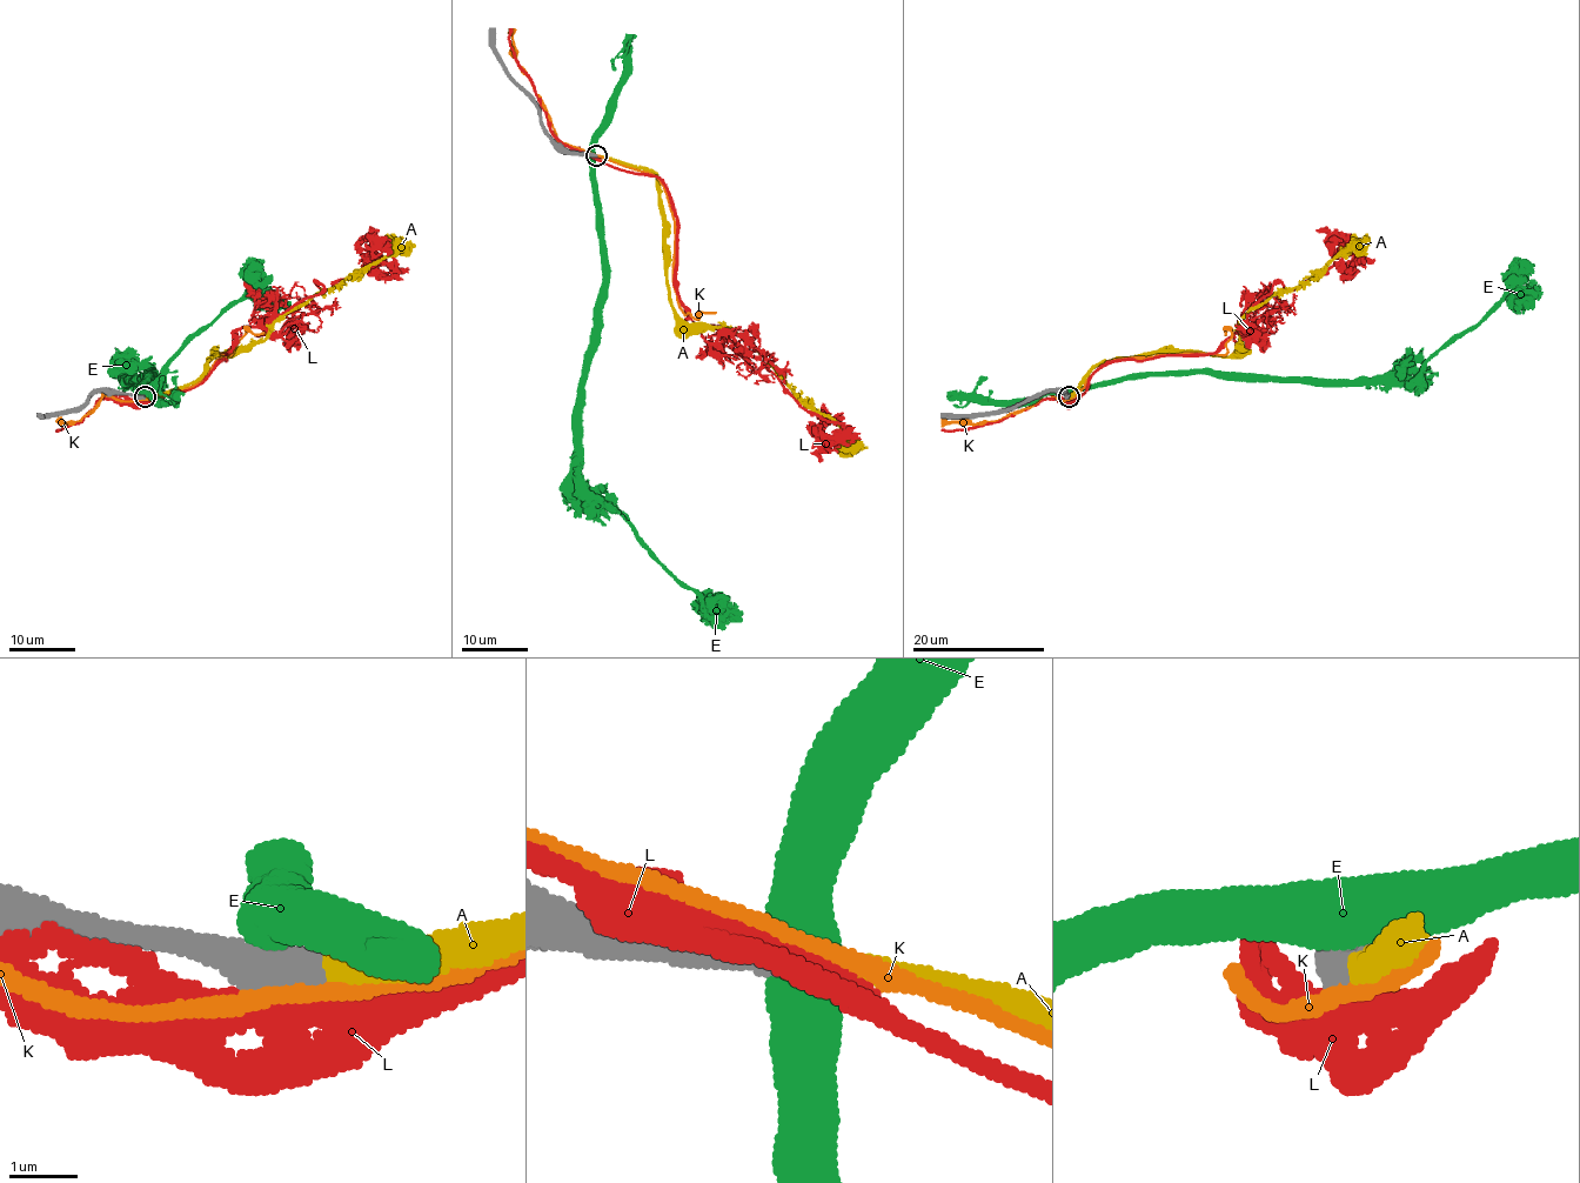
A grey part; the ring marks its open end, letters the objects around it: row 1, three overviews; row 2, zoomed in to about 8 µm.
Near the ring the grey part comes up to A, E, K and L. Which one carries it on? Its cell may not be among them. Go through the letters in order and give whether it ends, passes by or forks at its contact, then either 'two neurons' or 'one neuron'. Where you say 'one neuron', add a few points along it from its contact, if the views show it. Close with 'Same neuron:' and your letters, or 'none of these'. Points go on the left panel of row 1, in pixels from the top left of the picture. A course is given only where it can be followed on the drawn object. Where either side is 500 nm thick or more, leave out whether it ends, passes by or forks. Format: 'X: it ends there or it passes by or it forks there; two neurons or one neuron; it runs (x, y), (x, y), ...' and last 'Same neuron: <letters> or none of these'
A: it ends there; one neuron; it runs (144, 396), (191, 385), (214, 352), (227, 356), (259, 343), (312, 296), (376, 265), (399, 240), (395, 233)
E: two neurons
K: two neurons
L: two neurons
Same neuron: A

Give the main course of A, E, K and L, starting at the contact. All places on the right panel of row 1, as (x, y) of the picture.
A: (1068, 396), (1091, 369), (1126, 358), (1199, 352), (1229, 356), (1251, 312), (1300, 286), (1367, 233)
E: (1068, 394), (1192, 373), (1413, 380), (1498, 301), (1521, 298), (1533, 308)
K: (1066, 398), (1071, 398), (1098, 369), (1123, 358), (1220, 354), (1227, 352), (1226, 341), (1231, 333), (1224, 332)
L: (1066, 400), (1115, 361), (1204, 356), (1272, 286), (1300, 288), (1333, 263), (1352, 272), (1341, 236), (1339, 258)

